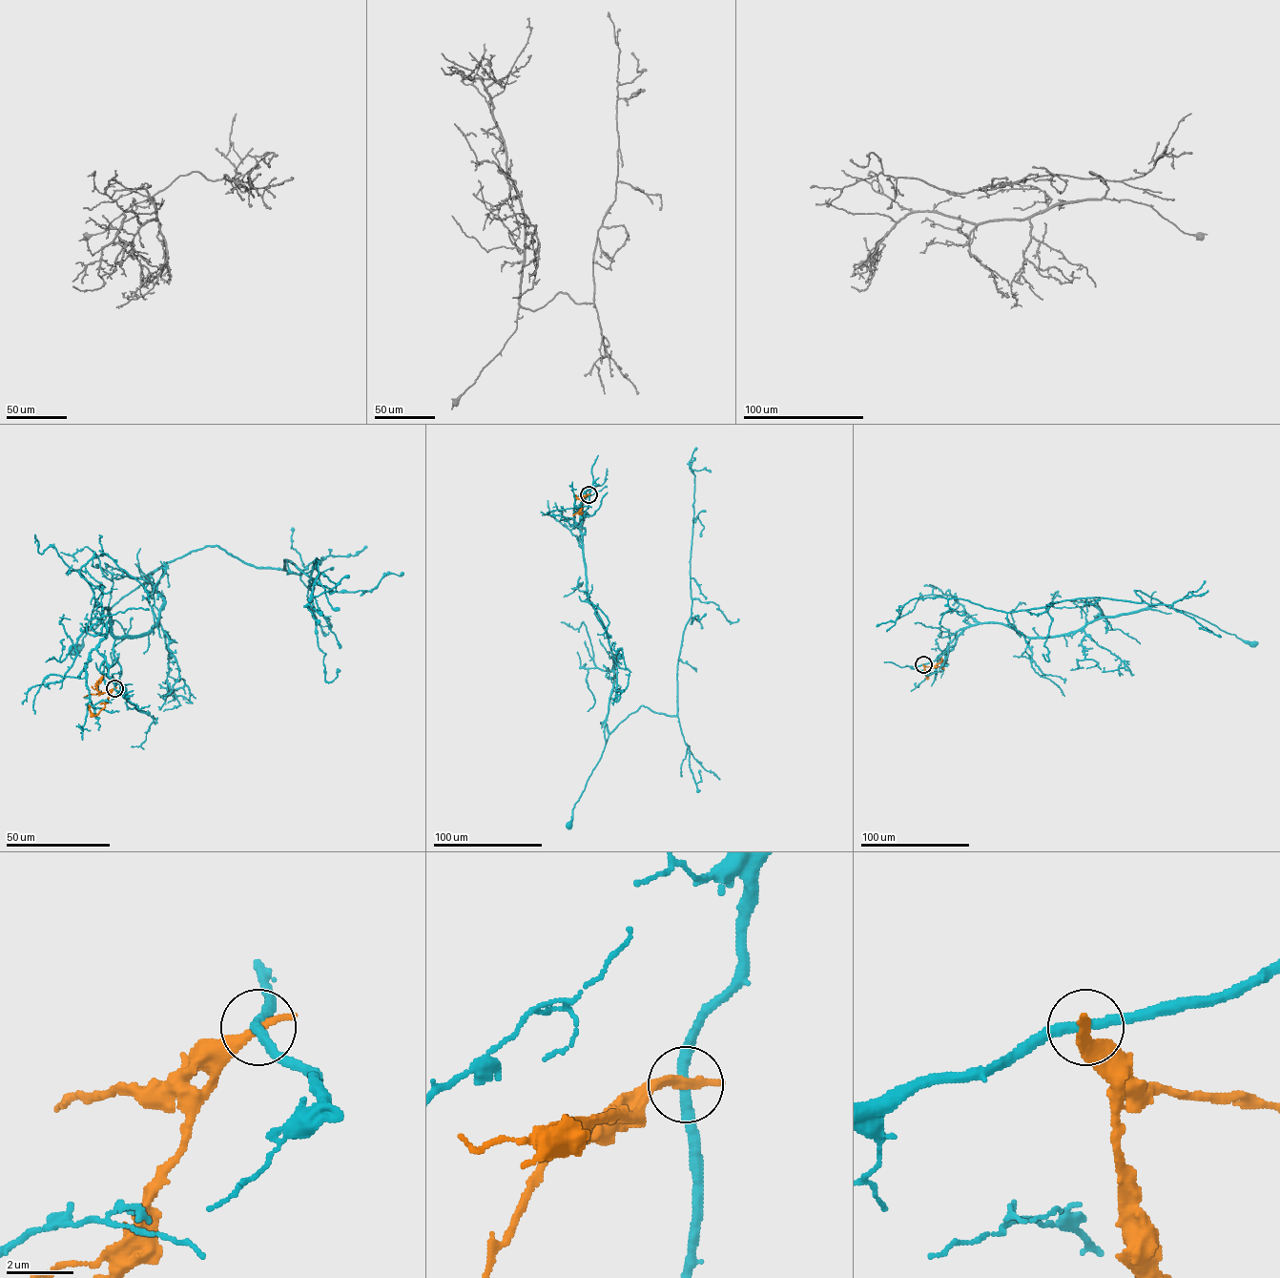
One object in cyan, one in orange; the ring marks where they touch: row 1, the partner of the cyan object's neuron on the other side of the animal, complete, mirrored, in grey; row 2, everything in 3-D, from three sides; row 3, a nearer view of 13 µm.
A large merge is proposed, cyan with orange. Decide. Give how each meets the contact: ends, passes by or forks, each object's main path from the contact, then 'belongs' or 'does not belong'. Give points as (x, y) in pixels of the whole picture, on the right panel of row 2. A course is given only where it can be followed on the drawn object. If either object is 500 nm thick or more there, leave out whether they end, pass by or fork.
cyan passes by | orange ends | cyan via (923, 664), (975, 624), (1001, 623), (1027, 637), (1050, 638), (1163, 604), (1253, 644) | orange via (923, 664), (944, 669) | does not belong

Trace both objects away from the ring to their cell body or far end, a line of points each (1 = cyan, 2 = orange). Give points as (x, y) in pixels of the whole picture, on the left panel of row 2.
1: (113, 688), (97, 650), (102, 612), (115, 636), (147, 634), (163, 607), (153, 573), (75, 650)
2: (113, 688), (100, 695), (84, 697)

